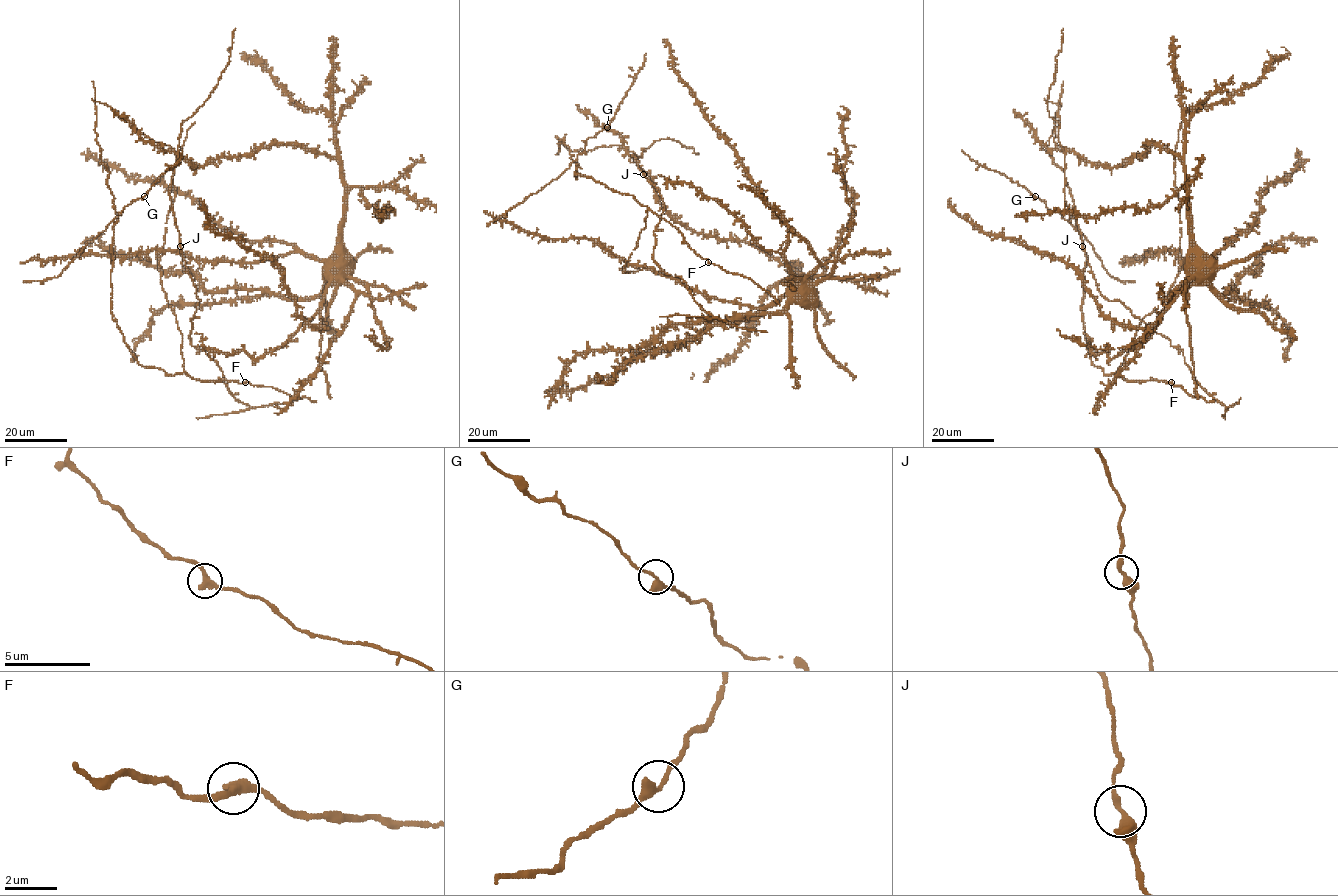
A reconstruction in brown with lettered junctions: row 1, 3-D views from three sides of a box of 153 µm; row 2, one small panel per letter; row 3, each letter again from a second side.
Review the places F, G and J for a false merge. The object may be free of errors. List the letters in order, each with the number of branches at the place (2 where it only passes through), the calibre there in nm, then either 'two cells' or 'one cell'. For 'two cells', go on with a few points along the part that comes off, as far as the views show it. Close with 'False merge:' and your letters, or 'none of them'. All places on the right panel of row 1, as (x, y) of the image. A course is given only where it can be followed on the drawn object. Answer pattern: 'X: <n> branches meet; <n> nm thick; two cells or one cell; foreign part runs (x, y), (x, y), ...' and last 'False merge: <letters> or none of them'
F: 2 branches meet; 360 nm thick; one cell
G: 2 branches meet; 320 nm thick; one cell
J: 2 branches meet; 300 nm thick; one cell
False merge: none of them

